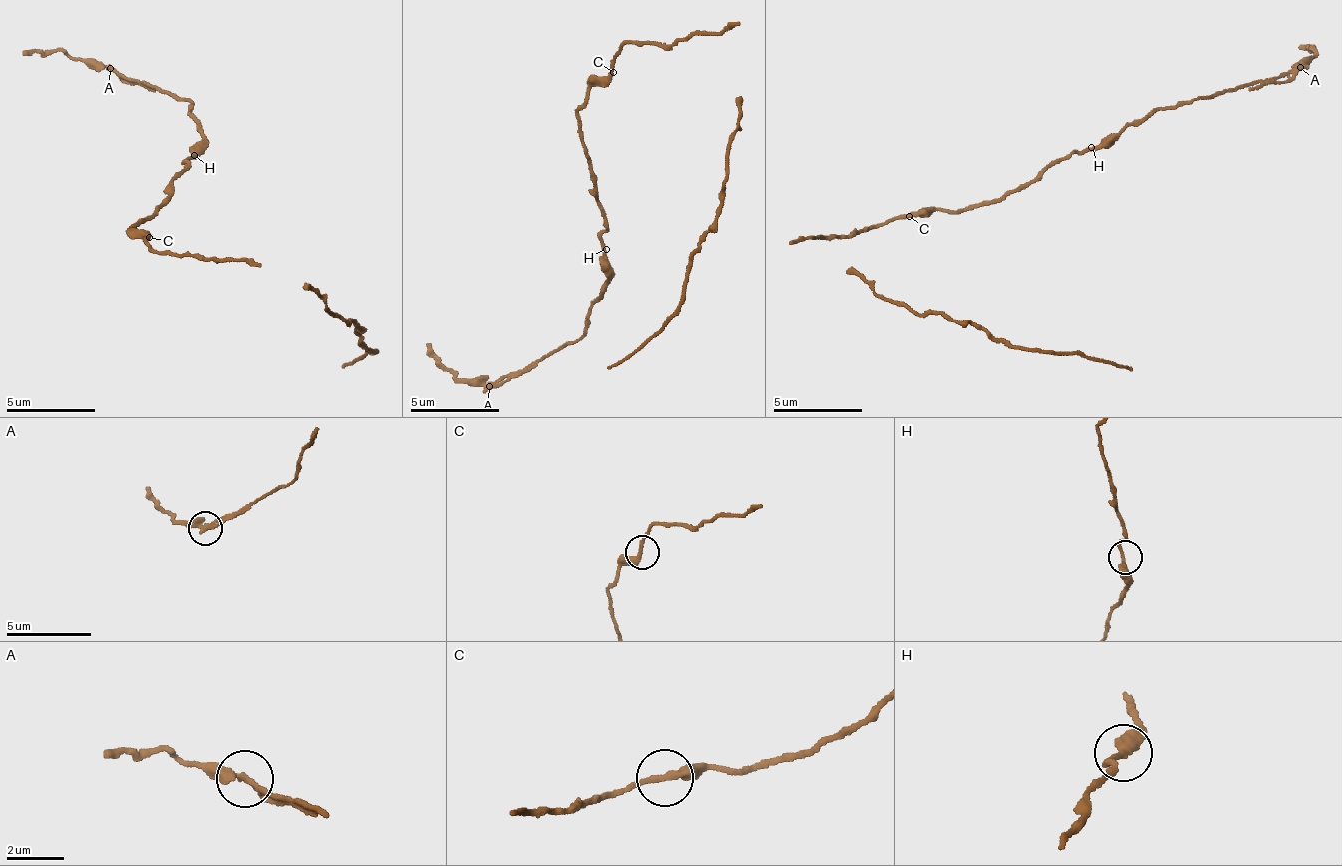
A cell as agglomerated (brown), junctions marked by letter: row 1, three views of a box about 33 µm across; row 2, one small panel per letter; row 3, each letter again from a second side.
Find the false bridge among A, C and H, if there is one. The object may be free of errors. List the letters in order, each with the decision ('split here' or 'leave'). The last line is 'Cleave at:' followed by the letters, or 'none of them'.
A: split here
C: leave
H: leave
Cleave at: A

